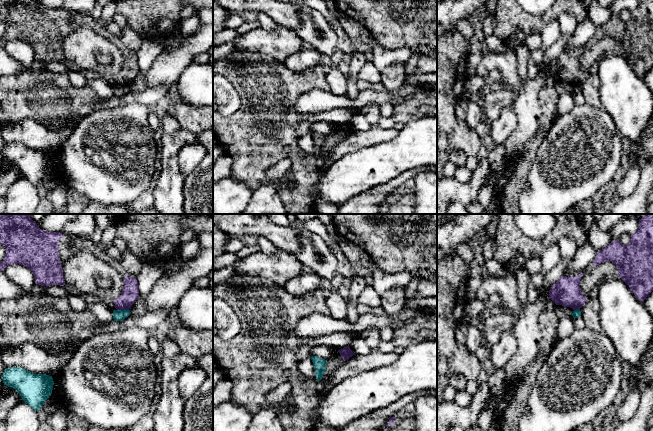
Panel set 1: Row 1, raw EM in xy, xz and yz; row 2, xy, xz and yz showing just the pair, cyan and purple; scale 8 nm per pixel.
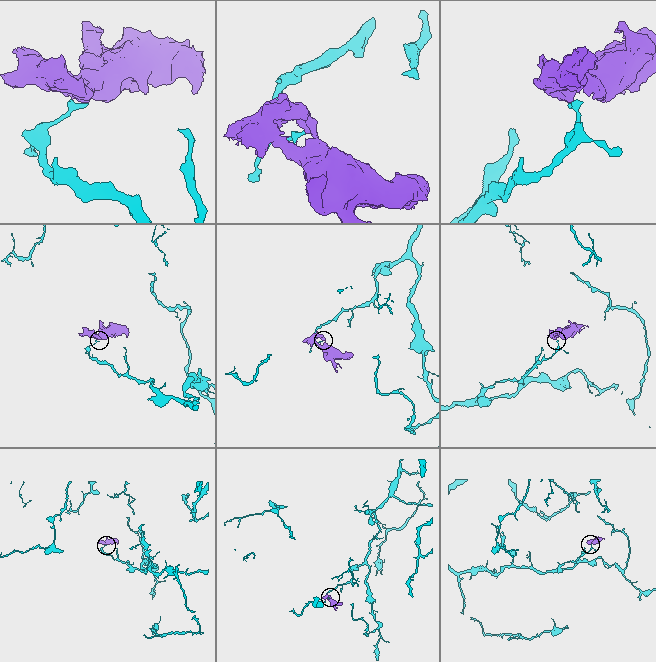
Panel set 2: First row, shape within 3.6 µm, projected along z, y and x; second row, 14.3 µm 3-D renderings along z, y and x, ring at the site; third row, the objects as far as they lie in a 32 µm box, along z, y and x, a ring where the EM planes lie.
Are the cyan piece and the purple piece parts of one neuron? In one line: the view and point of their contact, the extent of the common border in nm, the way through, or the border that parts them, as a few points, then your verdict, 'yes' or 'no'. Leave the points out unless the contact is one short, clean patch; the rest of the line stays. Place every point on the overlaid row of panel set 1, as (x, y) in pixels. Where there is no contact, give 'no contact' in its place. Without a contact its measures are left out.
contact xy (122, 309); length 100 nm; border xy (128, 308), (117, 310); no

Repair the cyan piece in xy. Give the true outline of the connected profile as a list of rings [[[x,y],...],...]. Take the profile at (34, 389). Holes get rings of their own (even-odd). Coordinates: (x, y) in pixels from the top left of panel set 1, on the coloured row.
[[[21,367],[6,368],[1,376],[4,385],[14,388],[23,401],[38,411],[52,394],[52,376],[35,374]]]

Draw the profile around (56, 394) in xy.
[[[57,374],[55,376],[52,376],[54,385],[53,385],[53,390],[52,390],[51,396],[54,398],[56,404],[59,407],[62,407],[68,411],[67,402],[66,402],[65,398],[61,395],[61,392],[55,387],[56,376],[57,376]]]

